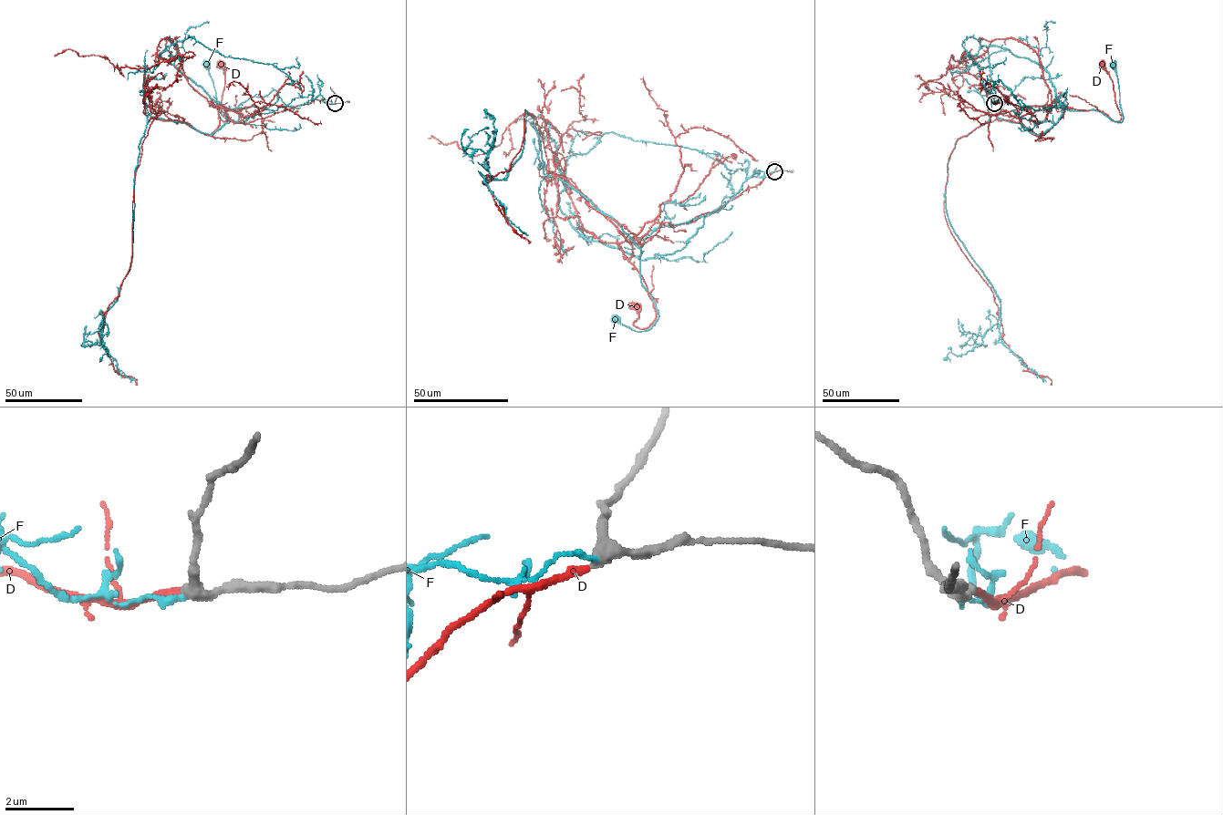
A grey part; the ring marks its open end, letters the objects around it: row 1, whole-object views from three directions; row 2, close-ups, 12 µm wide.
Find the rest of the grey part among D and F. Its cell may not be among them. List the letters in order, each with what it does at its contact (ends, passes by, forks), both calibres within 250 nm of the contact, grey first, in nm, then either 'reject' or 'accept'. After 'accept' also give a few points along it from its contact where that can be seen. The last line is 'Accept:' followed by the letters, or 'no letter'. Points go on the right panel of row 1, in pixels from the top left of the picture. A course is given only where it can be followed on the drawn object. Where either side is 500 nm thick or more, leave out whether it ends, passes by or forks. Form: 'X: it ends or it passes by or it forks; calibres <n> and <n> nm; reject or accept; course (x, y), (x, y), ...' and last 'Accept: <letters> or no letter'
D: it ends; calibres 320 and 190 nm; accept; course (994, 103), (1006, 98), (1034, 117), (1036, 123), (1055, 102), (1098, 109), (1119, 121), (1113, 81), (1103, 65)
F: it ends; calibres 320 and 150 nm; reject
Accept: D

